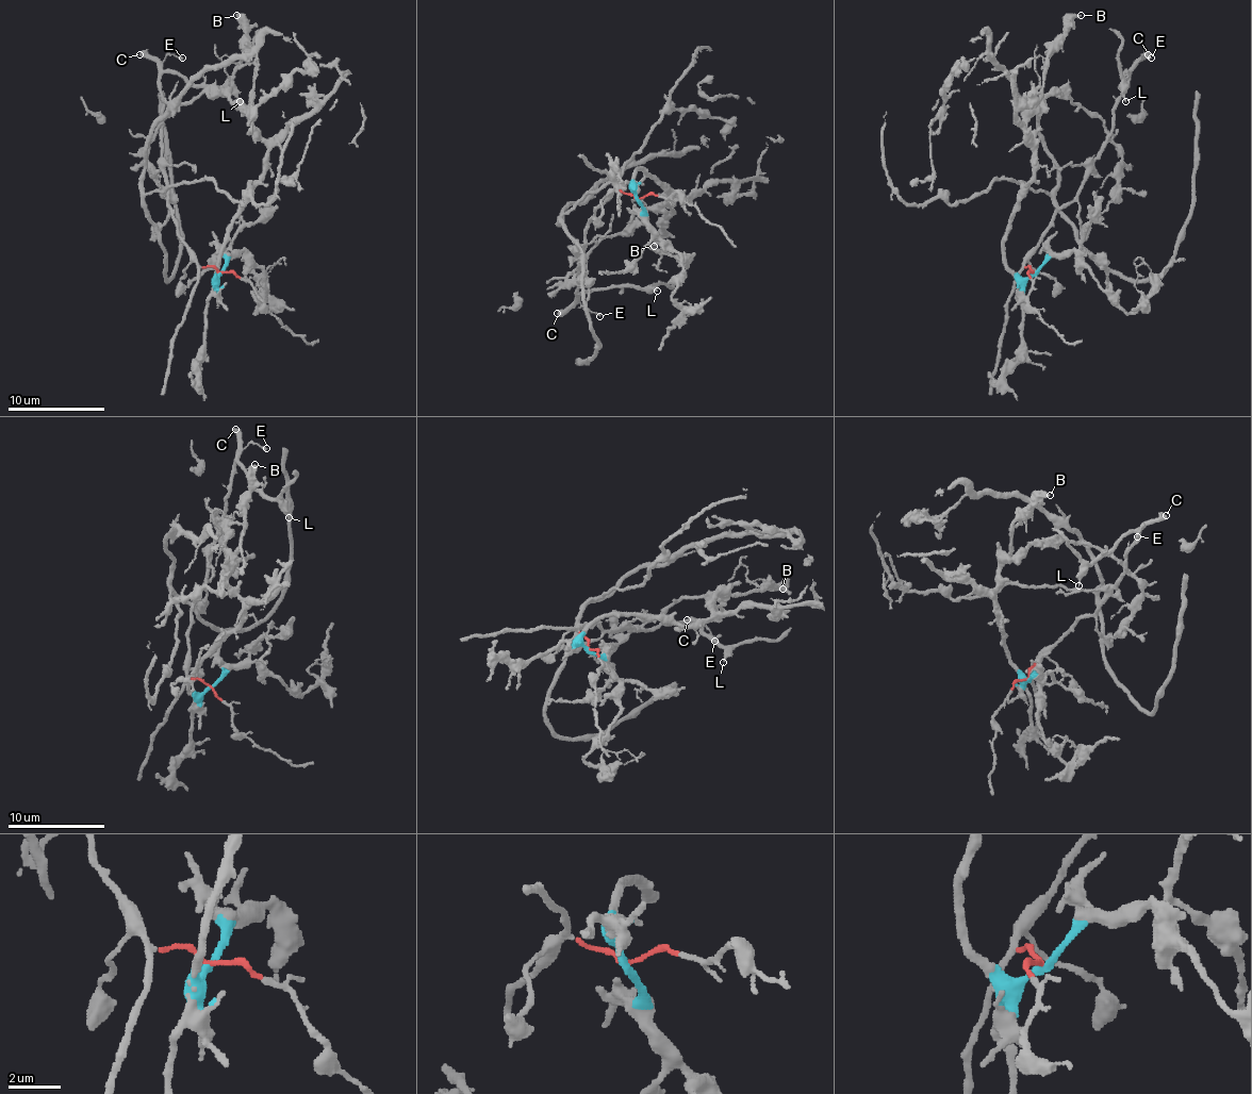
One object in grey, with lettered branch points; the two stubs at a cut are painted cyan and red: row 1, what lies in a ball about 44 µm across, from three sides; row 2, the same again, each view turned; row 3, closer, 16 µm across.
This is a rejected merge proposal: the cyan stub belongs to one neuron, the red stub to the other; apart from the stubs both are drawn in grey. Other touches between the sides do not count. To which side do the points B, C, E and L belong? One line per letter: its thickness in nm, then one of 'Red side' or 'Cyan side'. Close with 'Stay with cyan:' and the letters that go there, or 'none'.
B: Thickness 360 nm. Cyan side
C: Thickness 440 nm. Red side
E: Thickness 150 nm. Red side
L: Thickness 180 nm. Red side
Stay with cyan: B

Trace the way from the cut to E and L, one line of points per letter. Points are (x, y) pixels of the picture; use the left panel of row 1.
E: (219, 271), (198, 262), (168, 209), (161, 155), (164, 100), (159, 66), (168, 55), (183, 59)
L: (219, 271), (198, 262), (168, 209), (159, 78), (176, 72), (195, 85), (225, 85), (239, 102)

